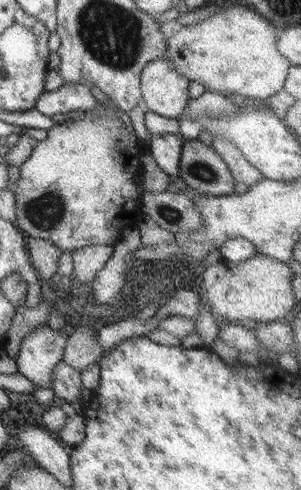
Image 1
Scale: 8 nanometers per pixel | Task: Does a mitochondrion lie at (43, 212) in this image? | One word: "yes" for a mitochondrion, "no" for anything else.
yes

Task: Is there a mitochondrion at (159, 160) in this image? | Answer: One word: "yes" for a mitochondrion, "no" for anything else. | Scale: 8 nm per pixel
no

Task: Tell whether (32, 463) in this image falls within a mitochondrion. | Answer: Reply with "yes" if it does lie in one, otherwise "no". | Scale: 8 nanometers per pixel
no

